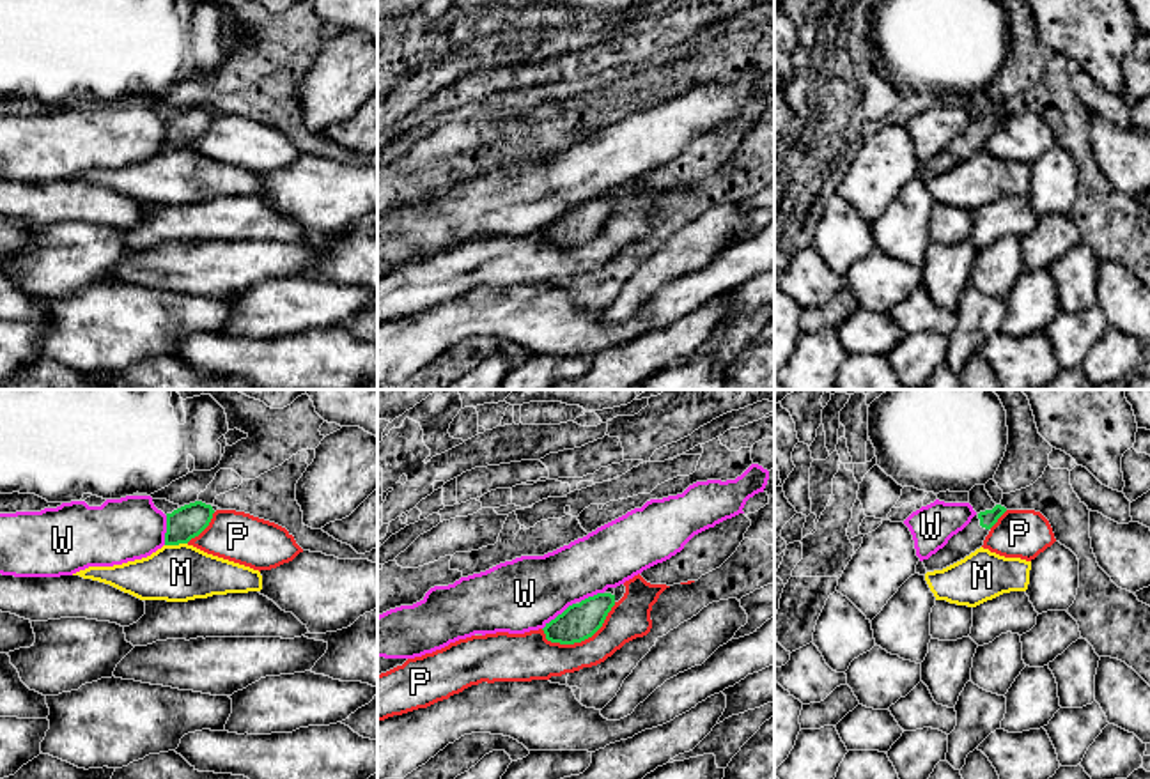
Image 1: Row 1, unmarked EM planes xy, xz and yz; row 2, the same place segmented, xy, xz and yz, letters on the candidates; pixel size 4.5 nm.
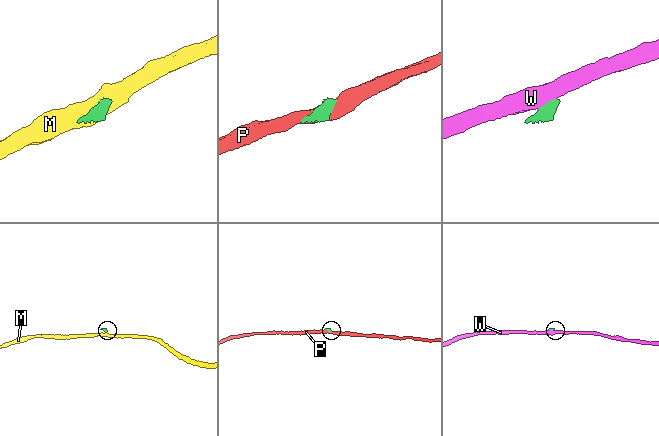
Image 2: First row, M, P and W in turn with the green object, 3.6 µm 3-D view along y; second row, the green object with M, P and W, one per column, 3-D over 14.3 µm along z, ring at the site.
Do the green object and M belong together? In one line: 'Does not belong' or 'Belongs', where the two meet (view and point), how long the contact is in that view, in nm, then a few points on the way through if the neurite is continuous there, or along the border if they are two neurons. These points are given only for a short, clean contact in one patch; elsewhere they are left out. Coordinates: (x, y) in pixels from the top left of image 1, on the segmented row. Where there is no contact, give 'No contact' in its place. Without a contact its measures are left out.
Does not belong. Touches green at xy (176, 544). Shared border 110 nm. Boundary: xy (186, 542), (165, 546)

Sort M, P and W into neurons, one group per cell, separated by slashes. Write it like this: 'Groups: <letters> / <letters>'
Groups: M / P / W

